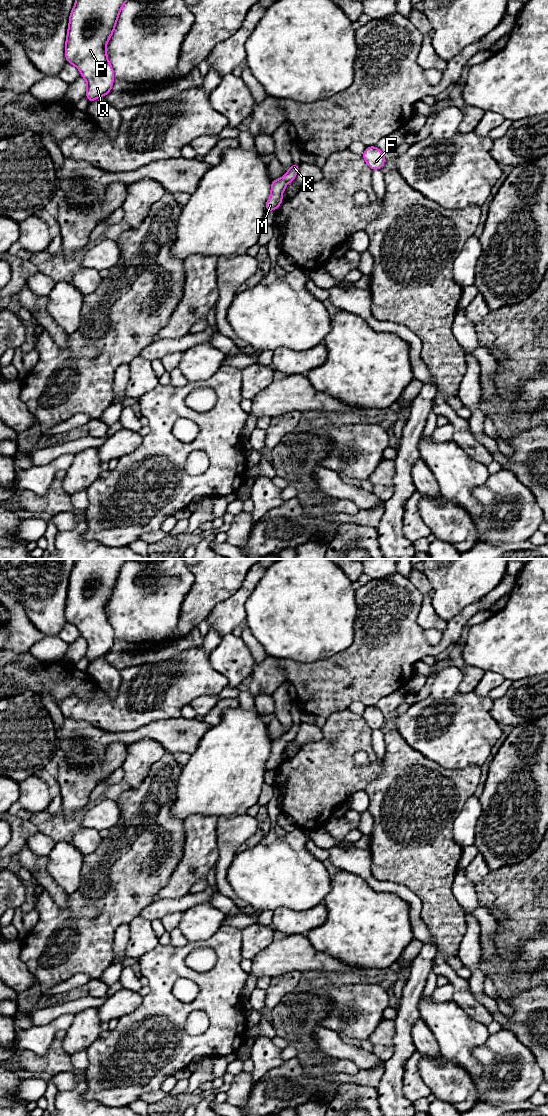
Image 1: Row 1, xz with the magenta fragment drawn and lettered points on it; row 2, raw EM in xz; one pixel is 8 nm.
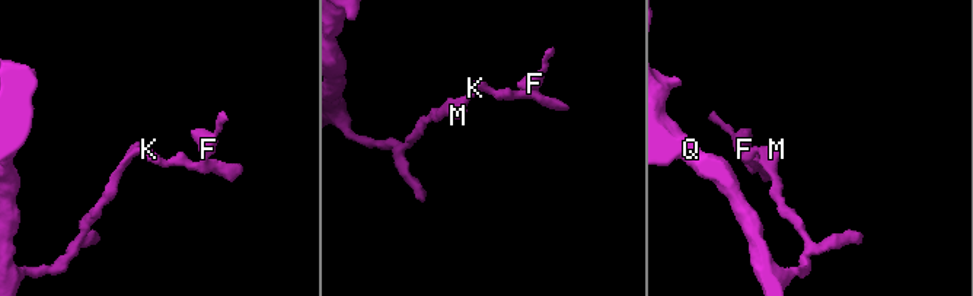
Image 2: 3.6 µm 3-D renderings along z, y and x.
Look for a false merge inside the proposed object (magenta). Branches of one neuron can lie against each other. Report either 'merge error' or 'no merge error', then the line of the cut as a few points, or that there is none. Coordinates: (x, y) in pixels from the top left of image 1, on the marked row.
no merge error | no cut

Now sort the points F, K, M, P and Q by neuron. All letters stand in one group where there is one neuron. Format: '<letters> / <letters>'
F K M P Q

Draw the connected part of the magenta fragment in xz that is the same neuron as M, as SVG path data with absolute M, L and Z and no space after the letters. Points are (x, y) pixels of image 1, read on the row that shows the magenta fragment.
M293 164L283 177L273 180L271 183L271 194L266 202L266 211L274 211L283 202L282 194L288 183L292 182L299 170L299 164Z

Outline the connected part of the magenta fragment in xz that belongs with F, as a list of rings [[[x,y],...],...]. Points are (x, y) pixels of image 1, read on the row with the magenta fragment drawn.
[[[375,146],[366,147],[362,157],[372,170],[381,169],[386,159],[386,155]]]

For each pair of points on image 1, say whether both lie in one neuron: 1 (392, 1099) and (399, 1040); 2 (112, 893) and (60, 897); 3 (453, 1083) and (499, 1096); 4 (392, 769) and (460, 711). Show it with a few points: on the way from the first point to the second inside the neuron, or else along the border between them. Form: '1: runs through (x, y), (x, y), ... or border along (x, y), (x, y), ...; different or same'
1: runs through (391, 1084), (393, 1068), (399, 1055); same
2: border along (45, 891), (57, 904), (66, 905); different
3: border along (472, 1082), (478, 1101); different
4: border along (399, 732), (413, 748), (435, 762); different

